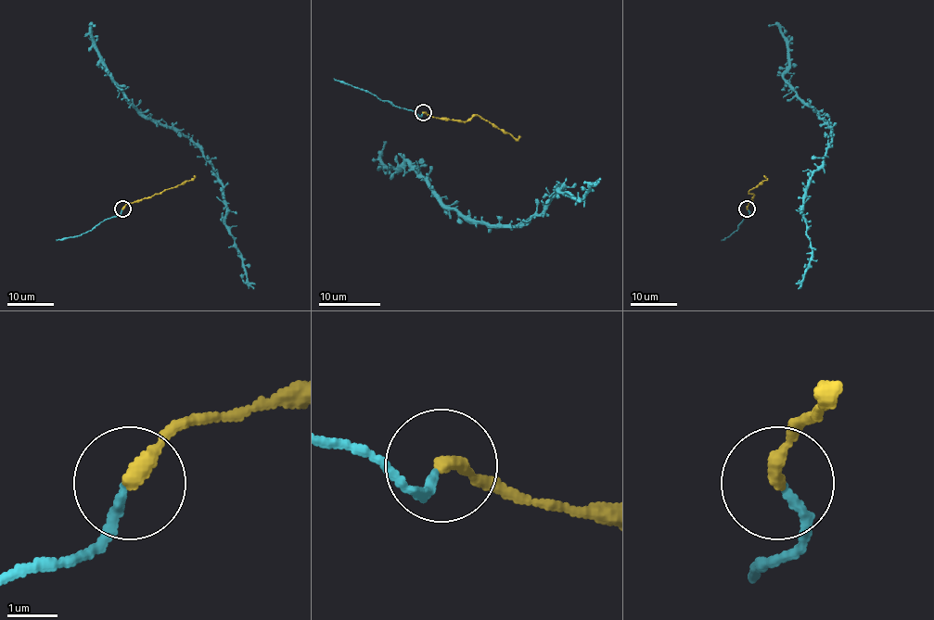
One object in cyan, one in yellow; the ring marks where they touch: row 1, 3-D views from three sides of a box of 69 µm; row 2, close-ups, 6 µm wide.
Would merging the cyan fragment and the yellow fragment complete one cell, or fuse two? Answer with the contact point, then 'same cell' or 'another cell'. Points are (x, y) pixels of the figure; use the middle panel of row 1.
(423, 112) | same cell

